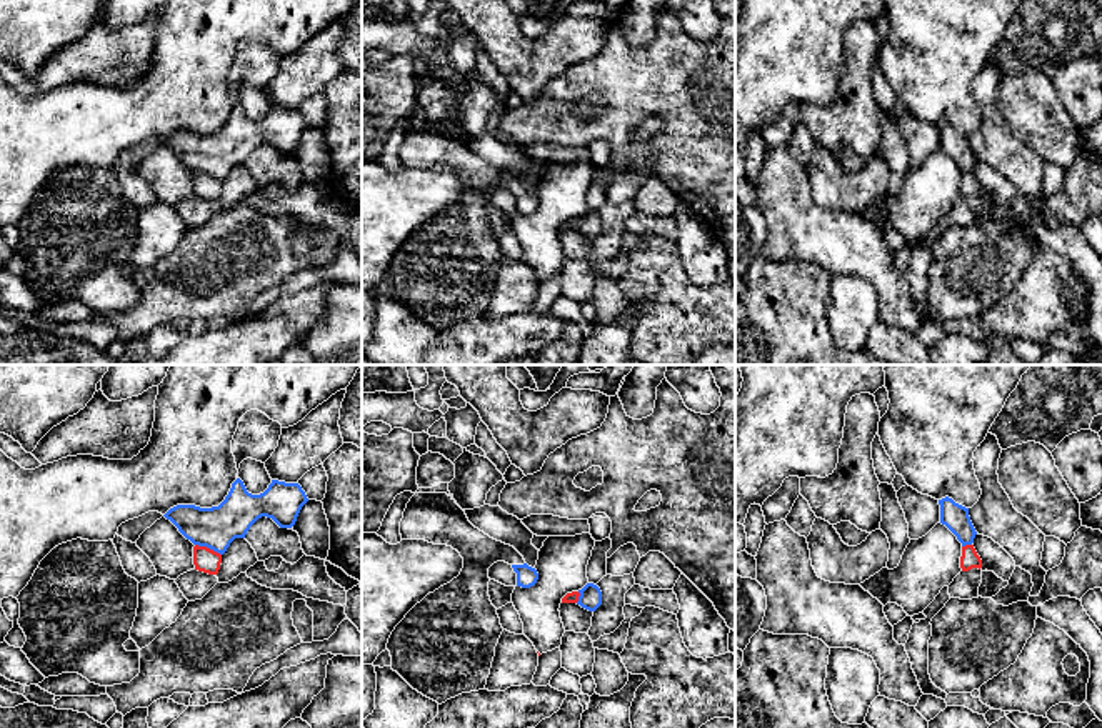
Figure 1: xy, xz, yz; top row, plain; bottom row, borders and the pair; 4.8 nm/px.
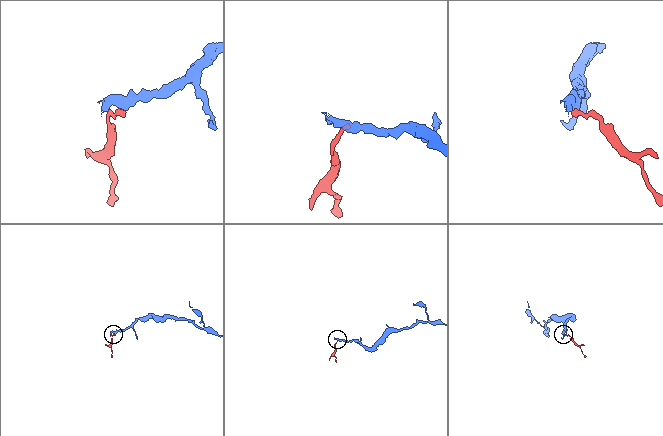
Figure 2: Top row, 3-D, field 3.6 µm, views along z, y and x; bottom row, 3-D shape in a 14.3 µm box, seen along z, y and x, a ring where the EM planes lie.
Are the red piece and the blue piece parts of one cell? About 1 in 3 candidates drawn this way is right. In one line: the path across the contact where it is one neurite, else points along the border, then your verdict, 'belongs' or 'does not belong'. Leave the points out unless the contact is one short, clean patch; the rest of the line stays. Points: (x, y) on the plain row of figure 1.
border along xy (195, 170), (205, 172), (220, 182); does not belong

